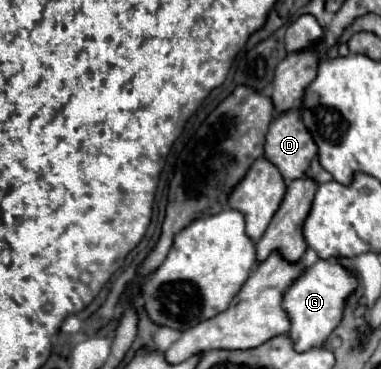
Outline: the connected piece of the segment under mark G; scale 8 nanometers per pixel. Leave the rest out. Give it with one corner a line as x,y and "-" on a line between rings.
319,259
313,267
305,269
301,277
285,291
283,307
291,317
291,331
289,335
295,341
297,351
307,351
311,347
319,347
331,331
341,323
343,309
349,295
355,293
359,281
355,273
343,267
337,259

